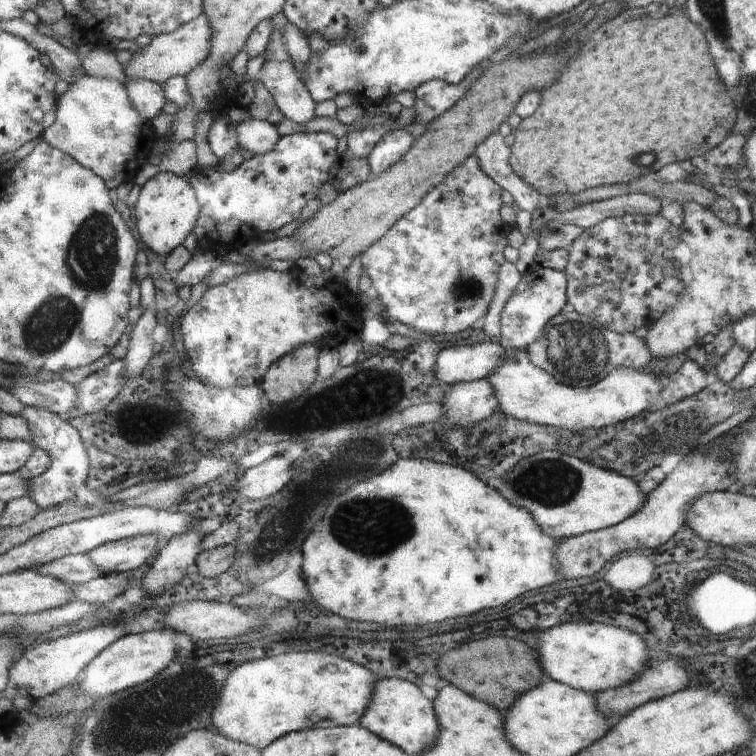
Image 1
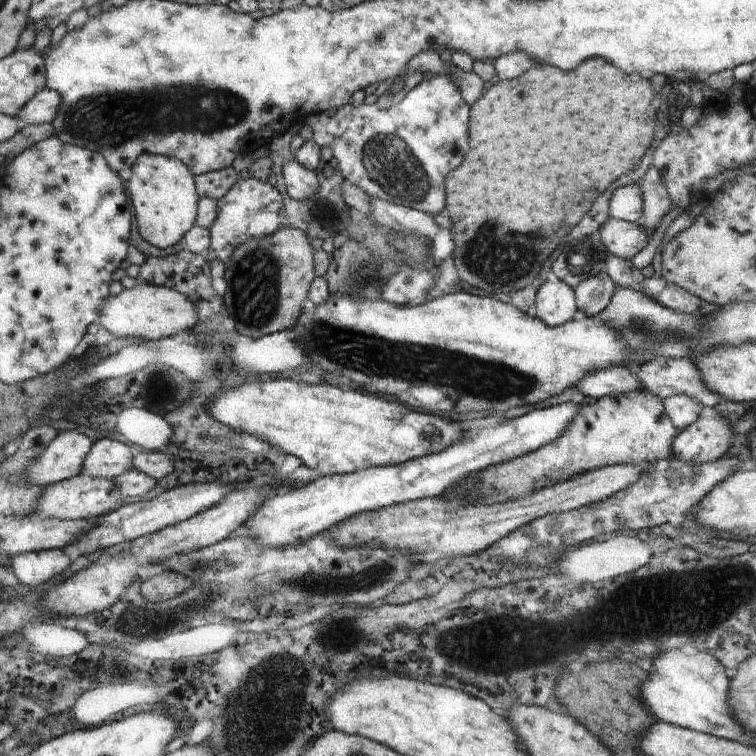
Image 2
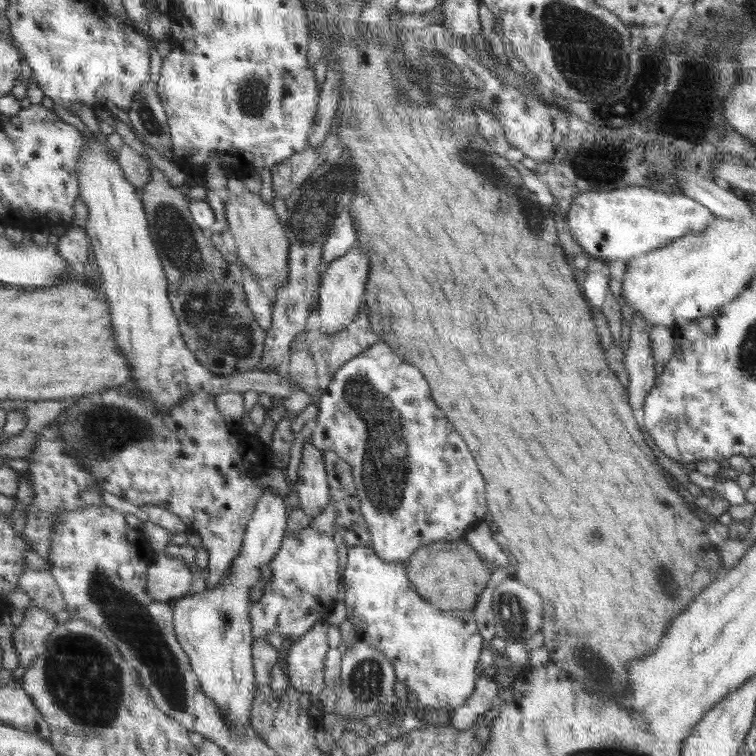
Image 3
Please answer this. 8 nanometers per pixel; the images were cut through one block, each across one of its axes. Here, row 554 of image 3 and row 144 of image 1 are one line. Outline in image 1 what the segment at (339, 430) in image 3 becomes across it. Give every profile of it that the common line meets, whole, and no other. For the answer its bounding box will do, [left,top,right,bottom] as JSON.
[367,122,426,178]

